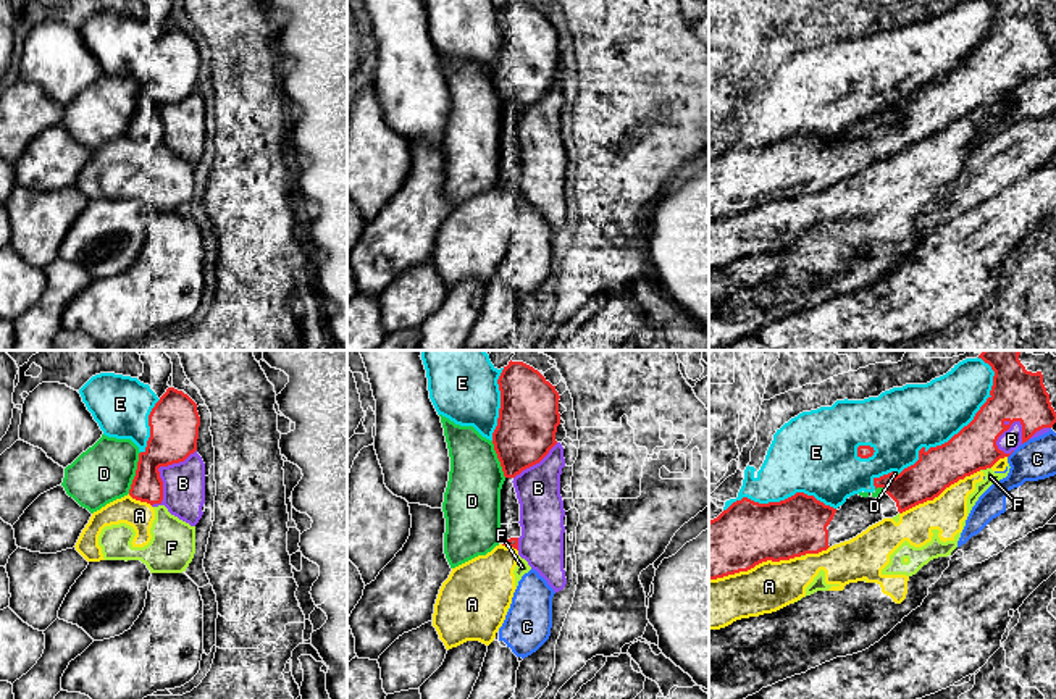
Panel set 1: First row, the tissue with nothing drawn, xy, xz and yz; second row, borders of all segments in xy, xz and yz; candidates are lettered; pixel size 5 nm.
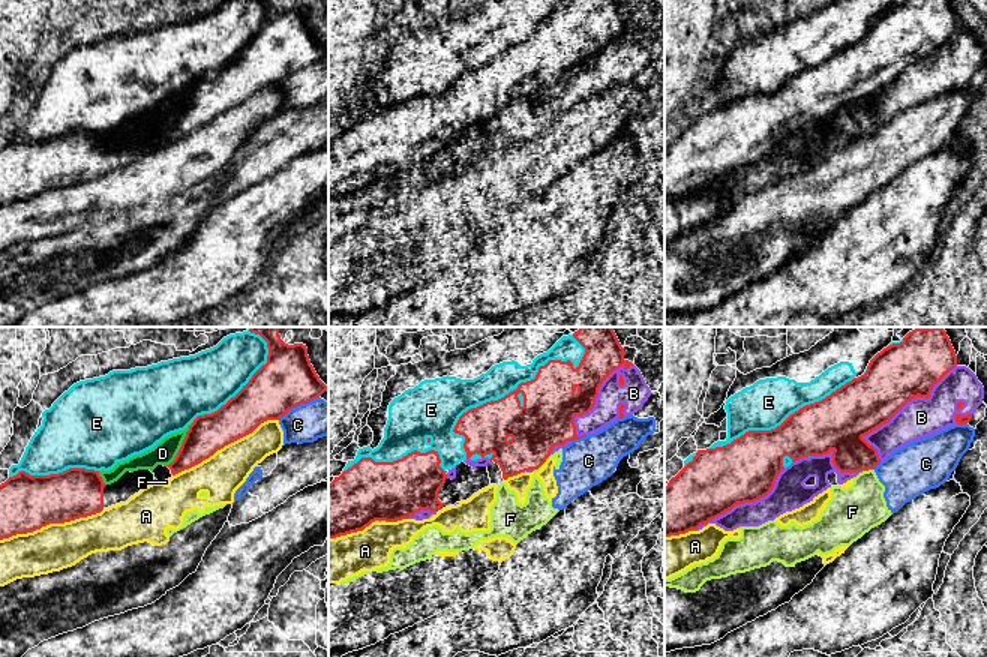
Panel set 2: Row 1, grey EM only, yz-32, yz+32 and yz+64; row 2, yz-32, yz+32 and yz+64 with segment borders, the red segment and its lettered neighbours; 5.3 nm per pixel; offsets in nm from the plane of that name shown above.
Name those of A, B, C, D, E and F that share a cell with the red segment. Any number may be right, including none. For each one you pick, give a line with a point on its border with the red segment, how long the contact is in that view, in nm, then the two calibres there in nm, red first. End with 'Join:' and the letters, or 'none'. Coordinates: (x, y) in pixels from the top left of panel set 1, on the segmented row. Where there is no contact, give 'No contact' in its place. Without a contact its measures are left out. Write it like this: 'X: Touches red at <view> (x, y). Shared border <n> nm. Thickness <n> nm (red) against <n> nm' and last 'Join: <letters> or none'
Join: none

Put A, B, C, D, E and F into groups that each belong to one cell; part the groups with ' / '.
A / B C / D / E / F

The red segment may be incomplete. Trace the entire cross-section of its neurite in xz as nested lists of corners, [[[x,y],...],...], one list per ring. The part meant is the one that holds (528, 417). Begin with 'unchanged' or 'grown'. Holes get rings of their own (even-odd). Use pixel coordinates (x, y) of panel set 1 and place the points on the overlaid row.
unchanged; [[[509,362],[499,379],[501,408],[492,444],[505,478],[539,463],[557,444],[559,392],[538,370]]]

